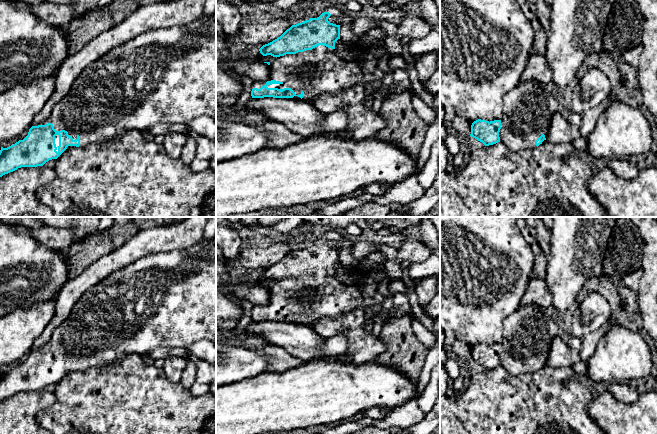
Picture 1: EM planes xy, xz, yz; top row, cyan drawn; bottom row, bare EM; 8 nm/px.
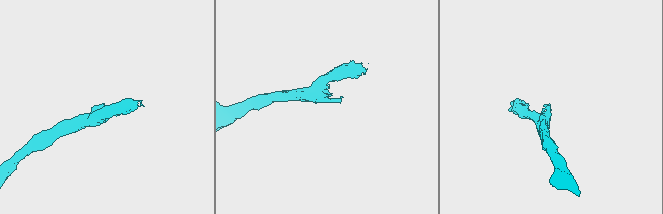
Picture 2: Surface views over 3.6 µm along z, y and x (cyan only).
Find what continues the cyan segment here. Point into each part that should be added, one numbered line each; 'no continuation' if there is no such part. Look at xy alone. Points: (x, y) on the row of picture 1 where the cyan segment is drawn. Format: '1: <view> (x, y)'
1: xy (168, 75)

